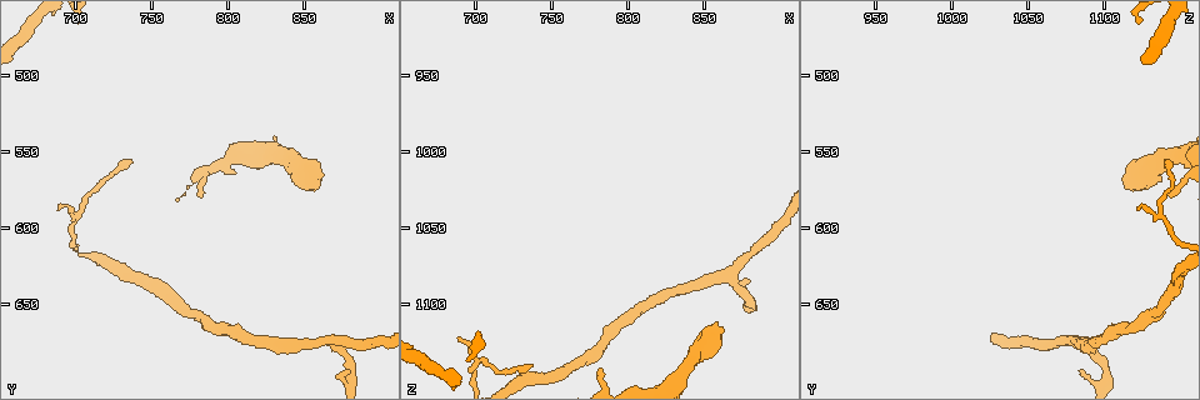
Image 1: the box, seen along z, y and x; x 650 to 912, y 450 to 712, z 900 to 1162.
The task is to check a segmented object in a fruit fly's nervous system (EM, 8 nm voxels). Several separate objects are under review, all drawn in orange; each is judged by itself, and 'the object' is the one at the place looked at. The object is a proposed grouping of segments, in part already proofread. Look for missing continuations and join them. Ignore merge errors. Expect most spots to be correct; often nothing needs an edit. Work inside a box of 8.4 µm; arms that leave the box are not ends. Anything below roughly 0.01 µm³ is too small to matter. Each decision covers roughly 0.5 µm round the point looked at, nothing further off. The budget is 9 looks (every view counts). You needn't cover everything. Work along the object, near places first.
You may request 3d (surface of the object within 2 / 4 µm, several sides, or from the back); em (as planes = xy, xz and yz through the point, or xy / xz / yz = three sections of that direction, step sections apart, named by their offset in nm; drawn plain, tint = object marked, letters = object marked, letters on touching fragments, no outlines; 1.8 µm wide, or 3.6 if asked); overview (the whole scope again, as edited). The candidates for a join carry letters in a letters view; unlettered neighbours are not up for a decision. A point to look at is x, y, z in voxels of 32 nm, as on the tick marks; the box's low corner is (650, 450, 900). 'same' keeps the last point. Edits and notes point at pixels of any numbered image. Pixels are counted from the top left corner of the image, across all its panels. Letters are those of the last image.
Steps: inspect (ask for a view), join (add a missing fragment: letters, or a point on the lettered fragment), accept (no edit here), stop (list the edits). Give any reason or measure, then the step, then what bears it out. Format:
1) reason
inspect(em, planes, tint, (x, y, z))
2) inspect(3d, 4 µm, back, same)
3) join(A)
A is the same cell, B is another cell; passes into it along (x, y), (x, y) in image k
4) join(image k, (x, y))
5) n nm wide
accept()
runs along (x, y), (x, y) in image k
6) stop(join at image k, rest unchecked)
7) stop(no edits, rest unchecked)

end of a long branch
inspect(em, 3.6 µm, xz, step 16, tint, (784, 578, 1144))

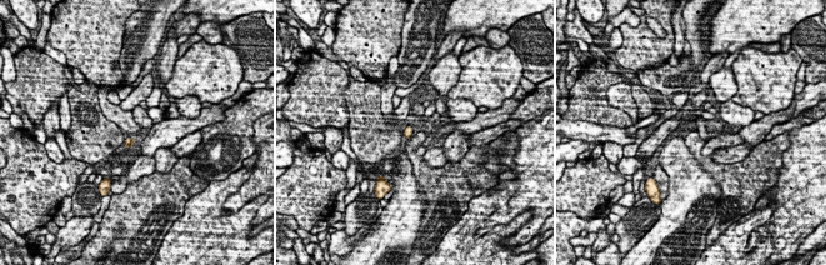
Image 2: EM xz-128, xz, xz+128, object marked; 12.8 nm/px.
cut it another way
inspect(em, 3.6 µm, planes, letters, same)

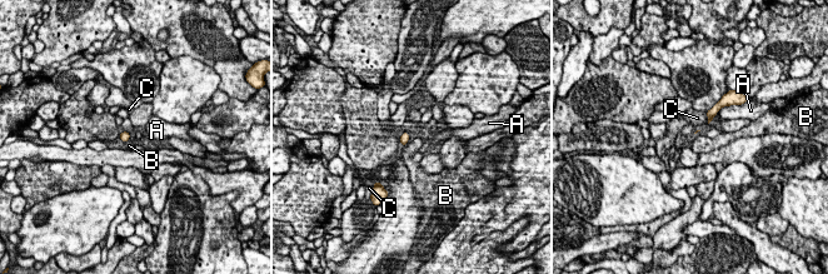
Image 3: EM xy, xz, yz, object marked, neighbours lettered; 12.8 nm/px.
accept()
A, B and C are other cells; no lettered fragment goes on from it

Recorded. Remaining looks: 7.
branch stops here
inspect(3d, 2 µm, (690, 586, 1122))

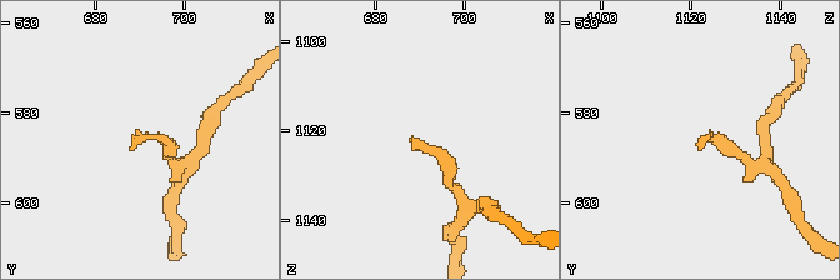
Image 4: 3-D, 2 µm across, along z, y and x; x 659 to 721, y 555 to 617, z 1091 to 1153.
inspect(em, planes, letters, (688, 587, 1122))

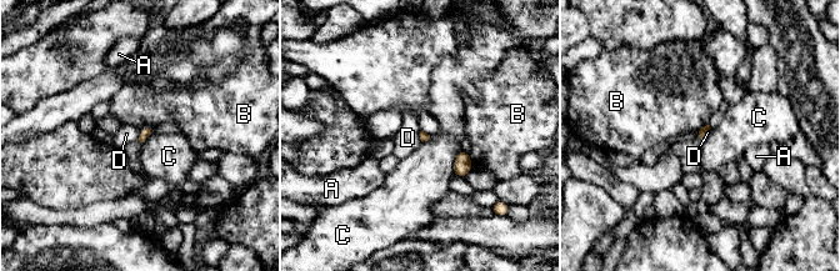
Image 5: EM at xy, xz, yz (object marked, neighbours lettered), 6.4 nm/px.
60 nm wide
accept()
A, B, C and D are other cells; no lettered fragment goes on from it

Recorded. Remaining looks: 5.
a narrow waist
inspect(3d, 4 µm, back, (832, 554, 1146))

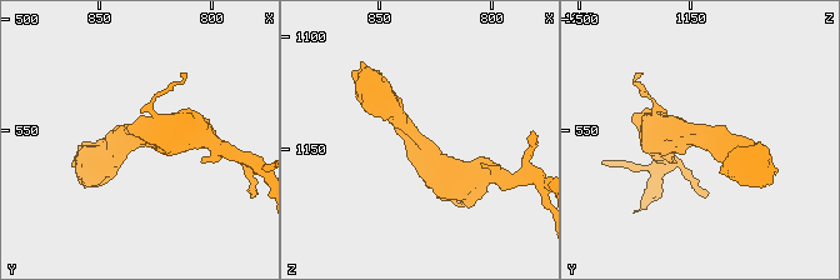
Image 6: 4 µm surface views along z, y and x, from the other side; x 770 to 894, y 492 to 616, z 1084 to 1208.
arms of 380, 440 nm; need the tissue
inspect(em, yz, step 8, letters, (831, 555, 1146))

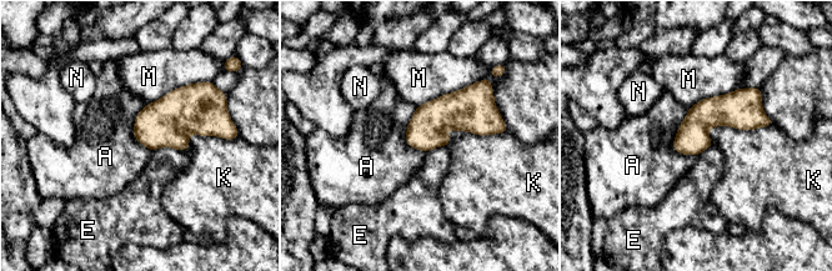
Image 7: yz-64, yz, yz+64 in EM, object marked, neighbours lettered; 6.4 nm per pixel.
another direction
inspect(em, planes, letters, same)

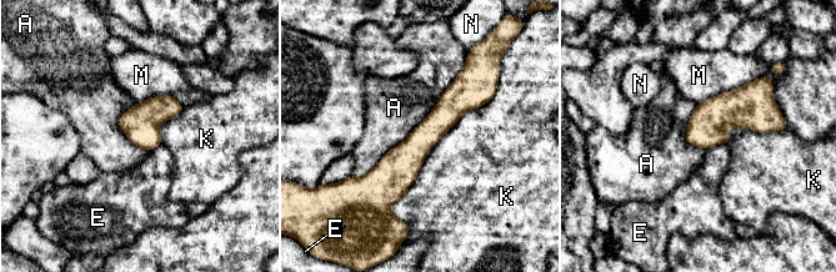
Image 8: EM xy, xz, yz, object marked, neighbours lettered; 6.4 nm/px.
accept()
A, E, K, M and N are other cells; border along (465, 63), (415, 129), (351, 176) in image 8; none of them fits

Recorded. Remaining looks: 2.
thin end
inspect(em, planes, letters, (878, 694, 1084))

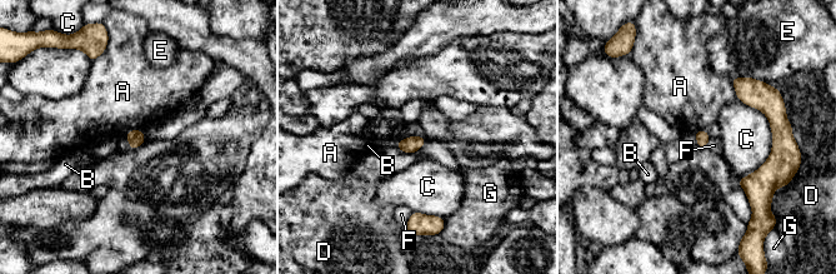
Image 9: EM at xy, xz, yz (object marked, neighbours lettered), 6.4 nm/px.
C touches over 550 nm
accept()
A, B, C, D, E, F and G are other cells; none of them fits

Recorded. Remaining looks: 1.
stop(no edits, rest unchecked)

